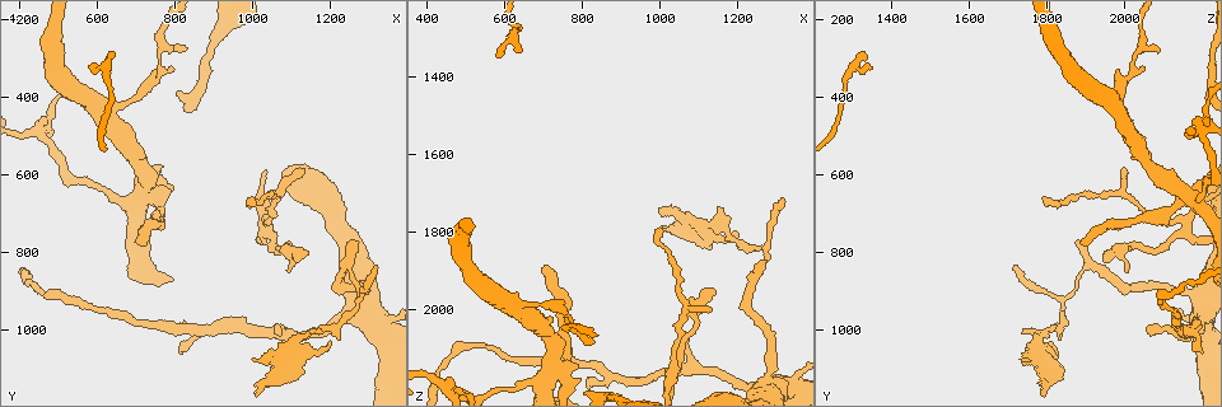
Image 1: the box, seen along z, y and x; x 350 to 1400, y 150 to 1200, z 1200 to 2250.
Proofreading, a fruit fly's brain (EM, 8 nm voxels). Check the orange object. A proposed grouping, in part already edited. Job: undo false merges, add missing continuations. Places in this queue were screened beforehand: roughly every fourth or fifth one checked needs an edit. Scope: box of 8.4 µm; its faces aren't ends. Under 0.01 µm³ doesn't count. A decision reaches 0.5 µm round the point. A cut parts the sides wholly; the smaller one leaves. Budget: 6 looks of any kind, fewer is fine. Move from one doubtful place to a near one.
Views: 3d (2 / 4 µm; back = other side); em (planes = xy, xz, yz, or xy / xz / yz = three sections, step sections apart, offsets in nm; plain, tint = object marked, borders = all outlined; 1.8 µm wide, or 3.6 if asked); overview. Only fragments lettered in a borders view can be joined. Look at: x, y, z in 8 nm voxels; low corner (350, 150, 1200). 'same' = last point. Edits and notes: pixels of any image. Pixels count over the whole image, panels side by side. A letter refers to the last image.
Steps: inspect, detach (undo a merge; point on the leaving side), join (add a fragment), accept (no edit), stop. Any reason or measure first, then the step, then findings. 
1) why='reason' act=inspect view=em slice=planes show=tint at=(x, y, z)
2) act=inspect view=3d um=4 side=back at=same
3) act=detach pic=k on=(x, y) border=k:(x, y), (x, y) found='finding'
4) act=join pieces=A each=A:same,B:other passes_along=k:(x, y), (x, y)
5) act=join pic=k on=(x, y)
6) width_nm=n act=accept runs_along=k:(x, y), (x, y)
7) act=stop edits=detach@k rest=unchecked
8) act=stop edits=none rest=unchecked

why='free end' act=inspect view=em slice=planes show=borders at=(1065, 1005, 2055)

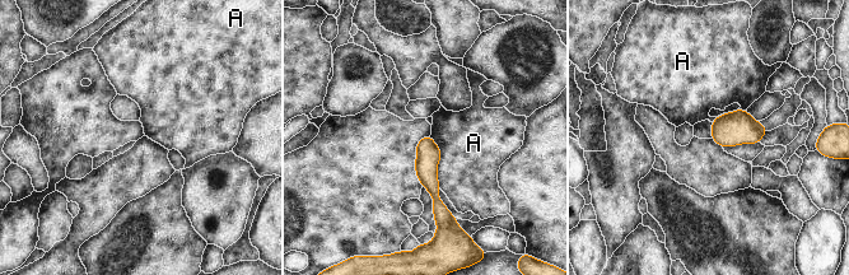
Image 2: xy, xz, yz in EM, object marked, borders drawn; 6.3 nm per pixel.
width_nm=160 act=accept each=A:other border=2:(430, 135), (441, 153), (439, 187) found='none of them fits'

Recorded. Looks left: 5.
why='long arm stops here' act=inspect view=em slice=yz step=8 show=tint at=(700, 780, 1890)

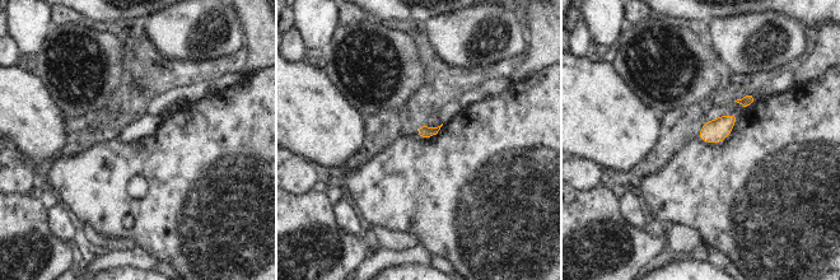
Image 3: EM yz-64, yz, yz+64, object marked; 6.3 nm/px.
why='another direction' act=inspect view=em slice=xz step=8 show=borders at=same

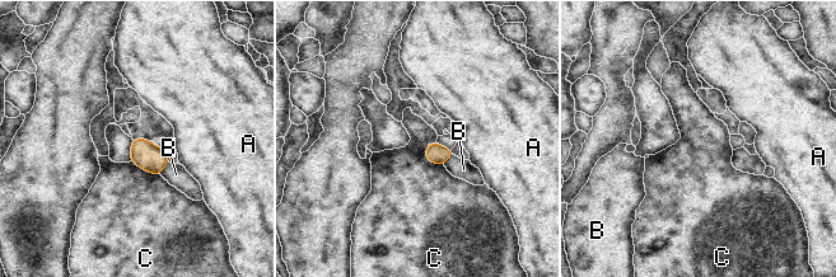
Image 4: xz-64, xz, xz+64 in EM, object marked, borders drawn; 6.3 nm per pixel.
width_nm=120 act=accept each=A:other,B:other,C:other border=4:(430, 141), (426, 158), (443, 165) found='none of them fits'

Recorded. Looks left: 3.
why='three arms meet' act=inspect view=3d um=2 side=back at=(1040, 725, 2145)

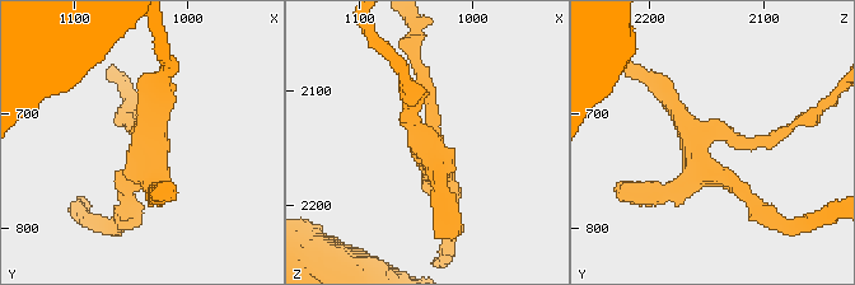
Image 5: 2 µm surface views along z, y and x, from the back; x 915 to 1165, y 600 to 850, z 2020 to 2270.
why='need the tissue' act=inspect view=em um=3.6 slice=xy step=4 show=tint at=(1036, 728, 2146)

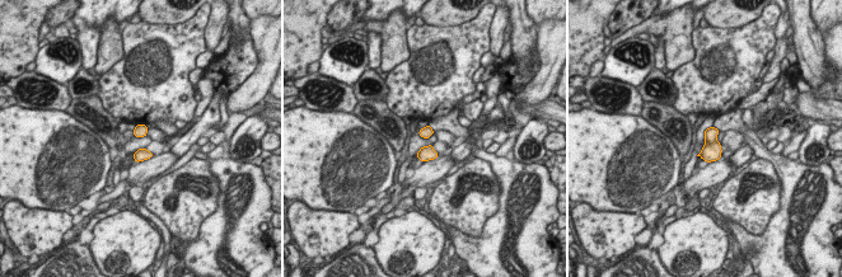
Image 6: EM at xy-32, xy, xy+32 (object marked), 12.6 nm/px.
act=inspect view=em um=3.6 slice=xy step=4 show=borders at=same

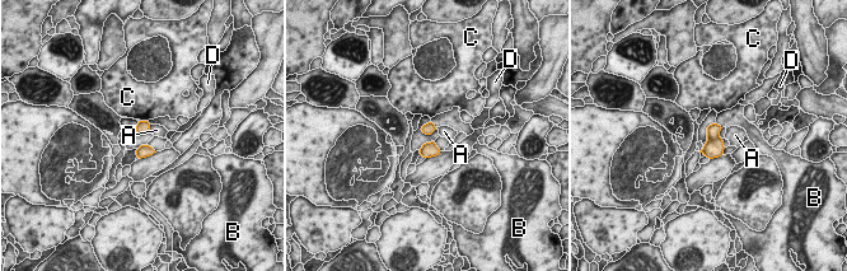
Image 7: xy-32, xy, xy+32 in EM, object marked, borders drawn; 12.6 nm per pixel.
longest_contact=B:120nm act=accept each=A:other,B:other,C:other,D:other border=7:(150, 125), (148, 131) found='one cell here'

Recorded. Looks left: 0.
act=stop edits=none rest=unchecked

